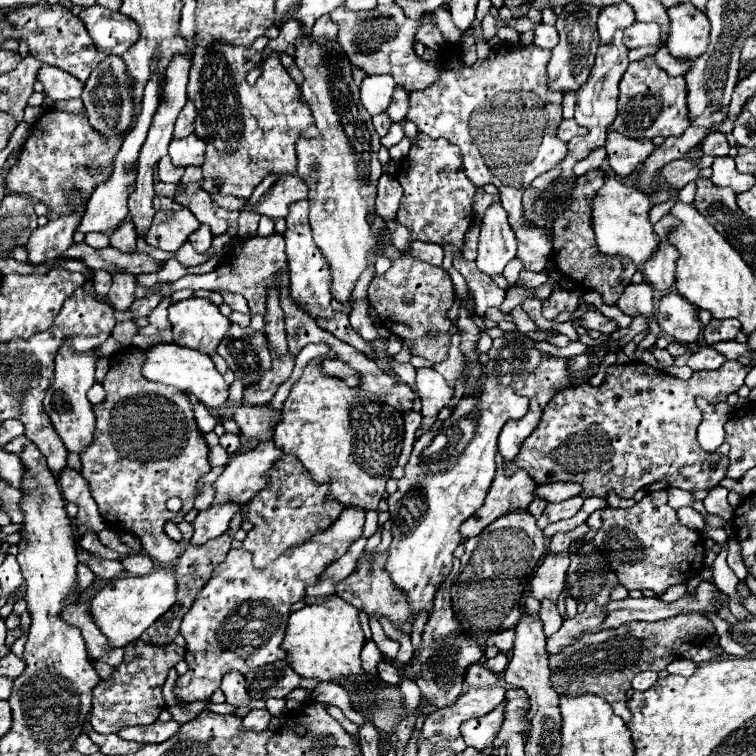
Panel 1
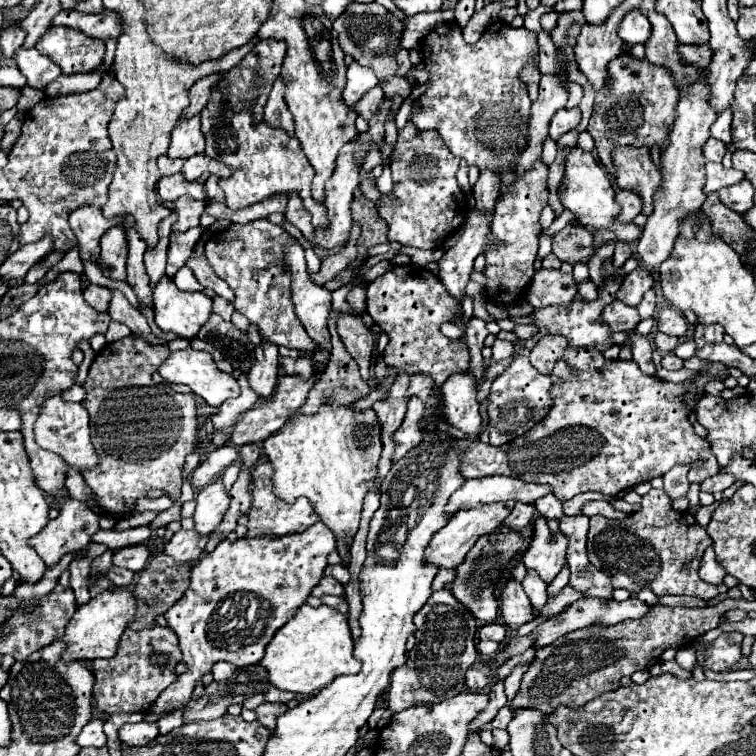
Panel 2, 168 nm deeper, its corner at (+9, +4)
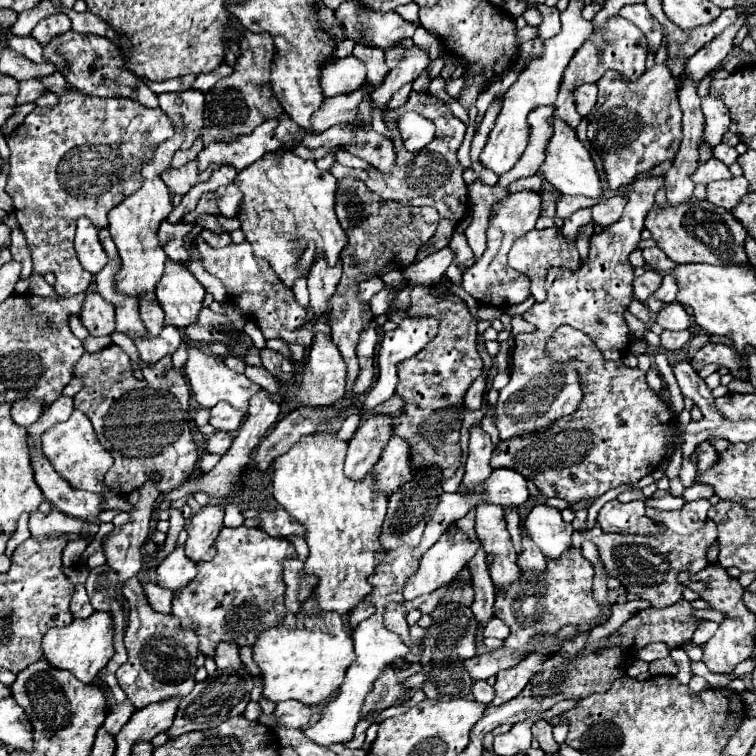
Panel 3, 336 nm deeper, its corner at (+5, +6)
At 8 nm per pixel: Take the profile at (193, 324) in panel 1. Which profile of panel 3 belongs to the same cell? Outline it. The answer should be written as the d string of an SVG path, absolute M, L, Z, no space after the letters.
M166 260L166 272L156 284L156 300L166 312L164 324L188 328L198 322L204 294L204 286L184 264Z

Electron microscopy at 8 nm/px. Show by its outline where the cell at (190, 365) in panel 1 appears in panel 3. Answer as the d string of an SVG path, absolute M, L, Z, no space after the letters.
M190 346L188 348L188 360L186 360L186 366L184 366L184 374L192 386L192 392L196 394L196 402L202 406L202 408L212 408L216 406L218 402L226 400L230 402L236 410L242 410L246 412L248 410L248 400L252 398L254 392L258 392L258 384L250 382L244 374L236 374L234 370L230 370L220 358L216 356L210 356L206 354L202 348L198 346Z

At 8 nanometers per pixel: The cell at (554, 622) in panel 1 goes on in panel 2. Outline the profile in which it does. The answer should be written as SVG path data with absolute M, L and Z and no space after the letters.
M528 570L528 574L526 574L522 586L524 586L524 590L526 590L530 602L532 602L536 608L542 608L544 602L548 600L548 594L546 594L546 586L548 586L548 584L546 584L540 576L536 576L536 572Z

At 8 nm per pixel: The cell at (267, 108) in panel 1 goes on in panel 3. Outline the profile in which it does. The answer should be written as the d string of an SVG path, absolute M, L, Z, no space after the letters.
M278 150L268 152L262 160L256 160L256 164L240 170L238 176L234 178L234 184L242 192L238 220L242 222L242 232L244 232L246 240L250 240L254 254L258 254L260 258L266 258L270 262L270 266L274 268L274 272L280 276L280 280L286 286L292 288L294 280L298 278L298 270L296 270L298 260L310 240L316 242L316 256L318 254L326 256L330 266L334 266L338 262L342 248L348 244L348 238L334 212L336 178L330 172L316 168L314 160L304 160L304 158L296 156L294 152L282 152L282 154L278 154Z

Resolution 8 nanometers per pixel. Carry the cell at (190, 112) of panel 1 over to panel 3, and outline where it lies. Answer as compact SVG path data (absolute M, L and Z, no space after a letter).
M222 64L220 68L216 68L216 70L208 72L208 74L198 74L196 80L194 80L194 84L192 84L192 88L200 90L200 92L208 92L220 78L224 78L228 74L232 74L232 68L226 66L226 64Z

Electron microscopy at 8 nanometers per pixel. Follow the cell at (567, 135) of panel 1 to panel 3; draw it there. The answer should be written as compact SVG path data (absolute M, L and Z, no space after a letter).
M622 16L610 18L606 22L606 36L608 36L610 42L604 44L604 46L594 46L590 42L580 46L580 50L576 50L576 54L572 56L572 60L570 60L566 72L564 72L560 92L558 92L558 100L554 102L556 104L554 116L564 120L570 128L576 128L582 120L580 114L576 112L576 104L574 104L574 96L572 96L572 90L578 84L588 82L588 78L600 78L606 70L620 70L624 74L624 78L628 78L628 80L638 78L646 70L644 64L646 64L646 54L648 54L648 42L646 42L646 36L636 26L632 26L632 22L624 20Z

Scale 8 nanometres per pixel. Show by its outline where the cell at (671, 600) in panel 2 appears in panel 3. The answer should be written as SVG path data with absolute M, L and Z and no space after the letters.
M642 598L630 600L630 602L626 602L626 604L614 604L610 618L608 618L604 624L592 628L590 638L588 638L588 642L586 642L586 648L594 646L594 644L596 644L600 638L604 638L604 636L610 636L610 634L612 634L614 630L618 630L626 620L630 620L634 614L638 614L640 610L646 610L646 608L650 608L650 606L652 606L652 604L650 604L648 600L642 600Z

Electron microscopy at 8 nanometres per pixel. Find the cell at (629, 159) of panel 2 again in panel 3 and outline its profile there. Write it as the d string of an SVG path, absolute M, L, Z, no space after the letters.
M668 202L664 206L654 206L646 216L646 228L652 232L652 238L658 242L658 248L664 250L664 254L674 262L712 262L712 264L742 264L748 262L744 254L744 238L746 230L740 226L740 222L734 218L732 212L712 206L710 202L684 202L678 206L670 206Z

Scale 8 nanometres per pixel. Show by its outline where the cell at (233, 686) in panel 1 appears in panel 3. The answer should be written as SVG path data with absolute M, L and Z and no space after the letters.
M222 642L222 644L216 648L214 660L216 660L218 670L226 670L226 668L238 670L238 668L242 666L240 656L238 656L238 648L236 648L234 644L226 644L226 642Z

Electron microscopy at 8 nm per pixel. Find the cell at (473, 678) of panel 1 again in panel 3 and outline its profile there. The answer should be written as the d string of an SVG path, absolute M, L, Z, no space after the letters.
M476 680L474 686L472 686L472 696L482 702L482 704L490 704L492 698L494 698L494 688L486 682L486 680Z

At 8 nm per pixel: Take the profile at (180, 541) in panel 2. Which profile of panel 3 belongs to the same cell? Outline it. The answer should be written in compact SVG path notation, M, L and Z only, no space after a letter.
M176 546L158 566L158 584L168 590L180 590L198 574L198 564L184 554L184 546Z

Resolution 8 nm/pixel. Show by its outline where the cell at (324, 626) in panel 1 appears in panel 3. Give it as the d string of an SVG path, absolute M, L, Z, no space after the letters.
M320 610L318 618L324 620L326 632L278 626L260 634L254 646L254 660L264 678L262 694L268 700L298 700L302 704L314 706L324 702L330 694L334 694L334 690L344 680L344 674L352 664L352 658L356 658L352 638L344 630L342 616L338 612Z

